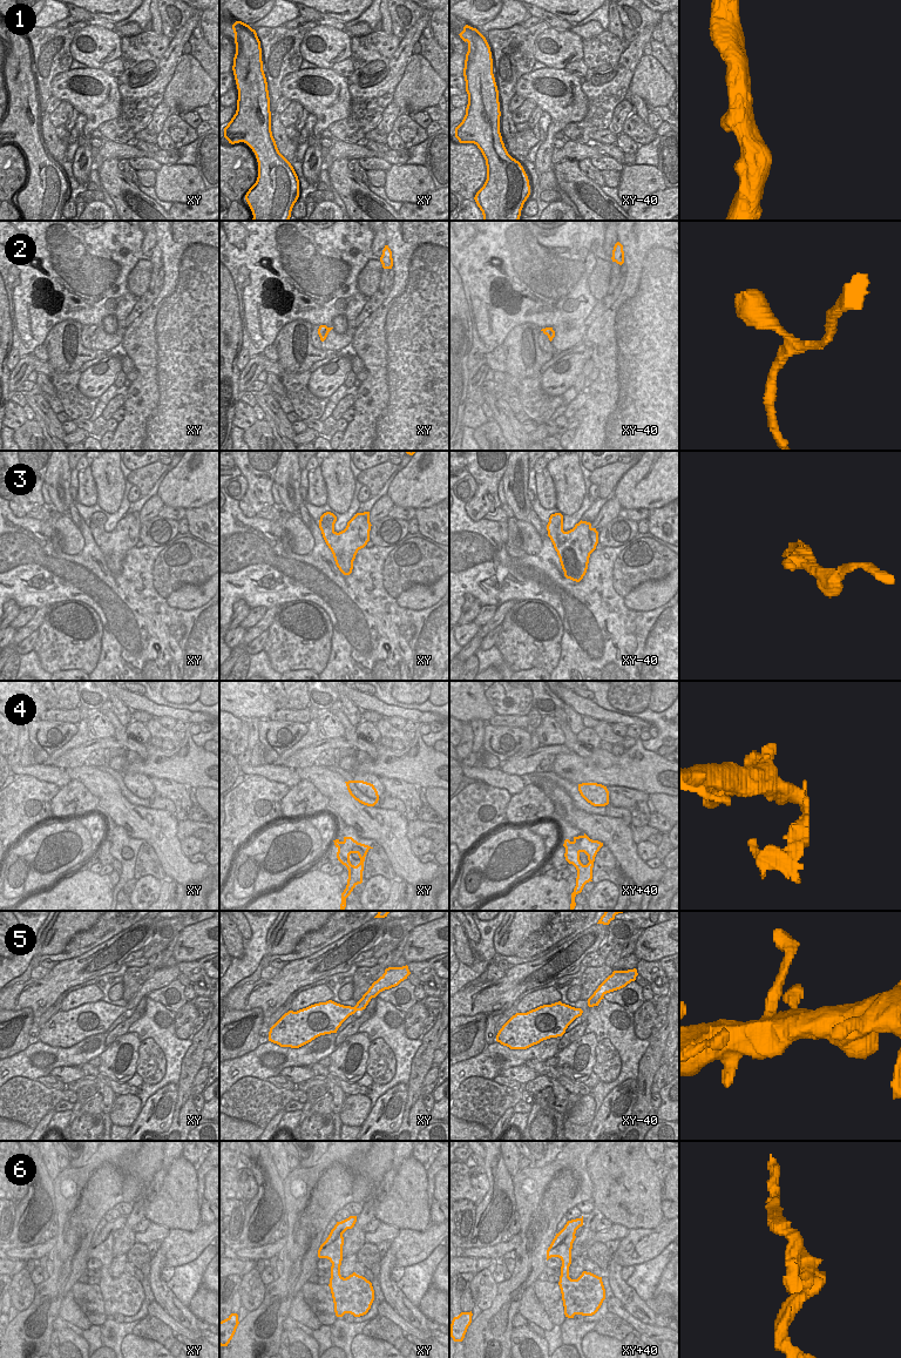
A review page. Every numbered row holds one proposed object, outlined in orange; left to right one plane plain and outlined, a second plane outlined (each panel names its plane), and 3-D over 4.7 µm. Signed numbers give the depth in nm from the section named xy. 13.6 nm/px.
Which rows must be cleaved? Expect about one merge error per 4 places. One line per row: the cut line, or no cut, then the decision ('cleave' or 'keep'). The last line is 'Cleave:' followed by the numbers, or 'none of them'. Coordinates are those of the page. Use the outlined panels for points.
1: no cut | keep
2: no cut | keep
3: no cut | keep
4: xy (353, 791), (378, 796) | cleave
5: no cut | keep
6: no cut | keep
Cleave: 4

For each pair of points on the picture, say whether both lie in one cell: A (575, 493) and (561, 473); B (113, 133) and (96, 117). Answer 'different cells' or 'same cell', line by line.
A: same cell
B: different cells

